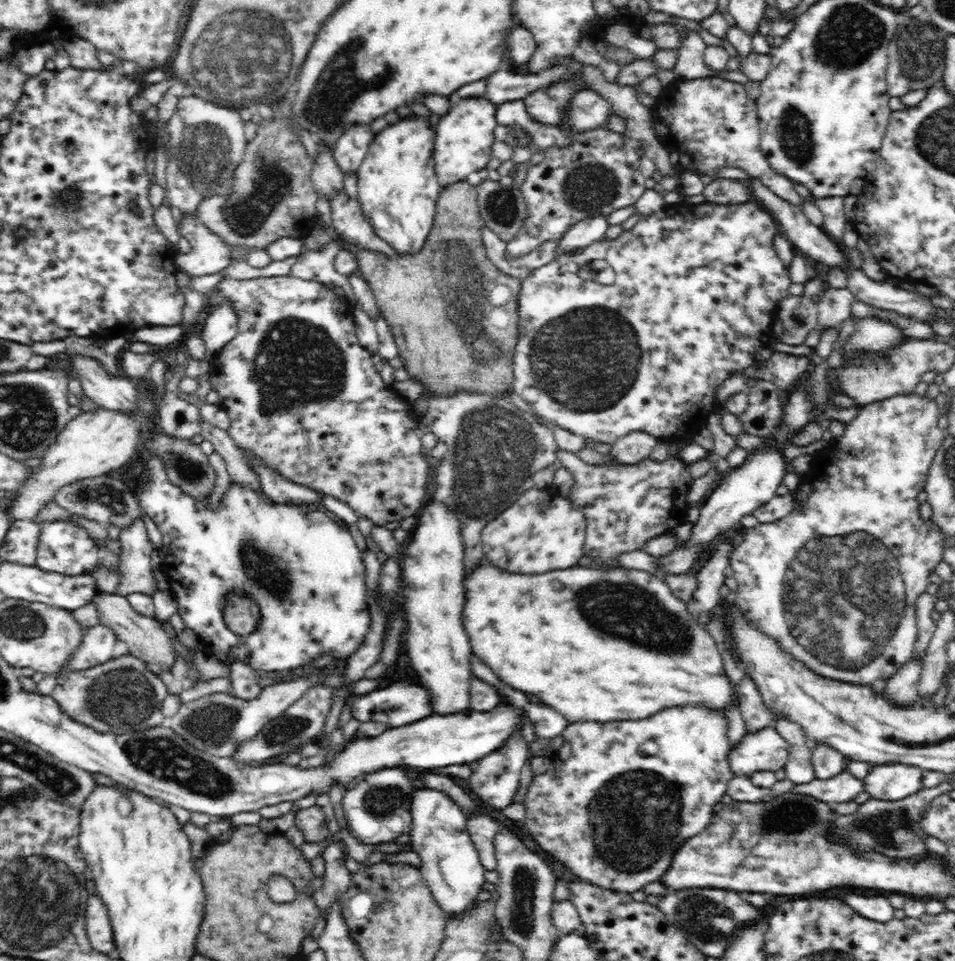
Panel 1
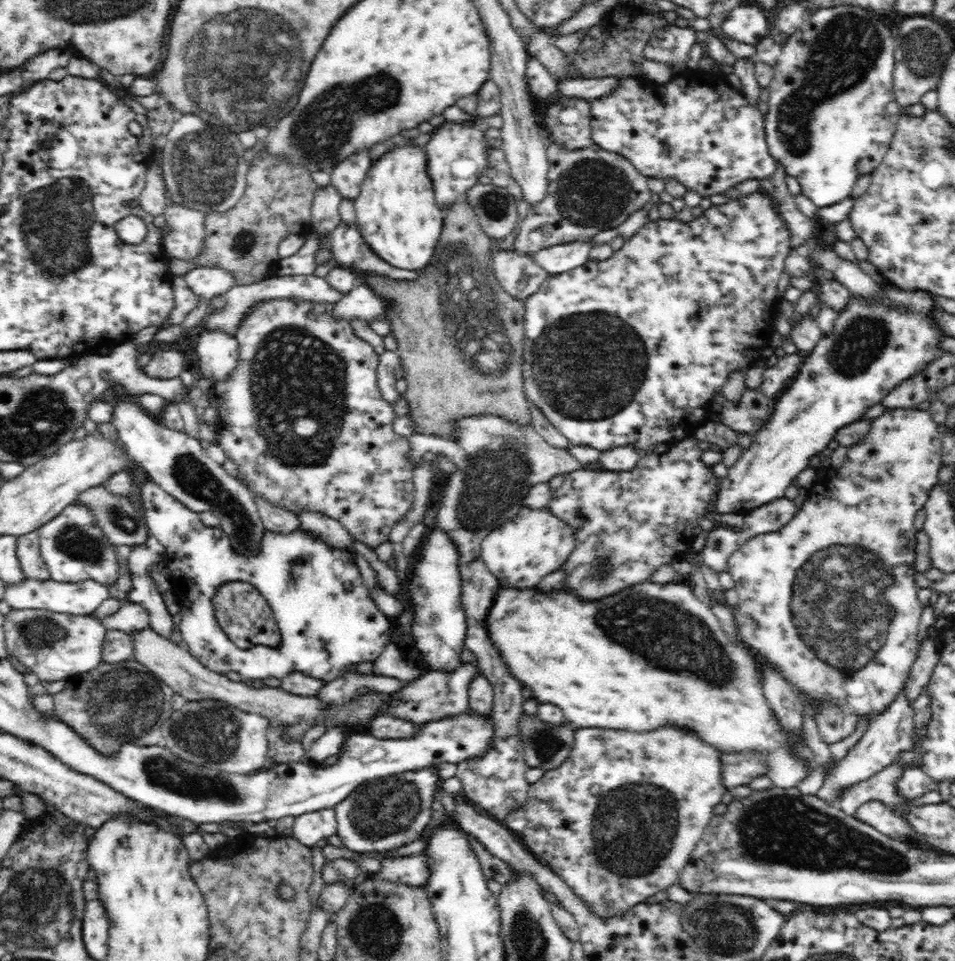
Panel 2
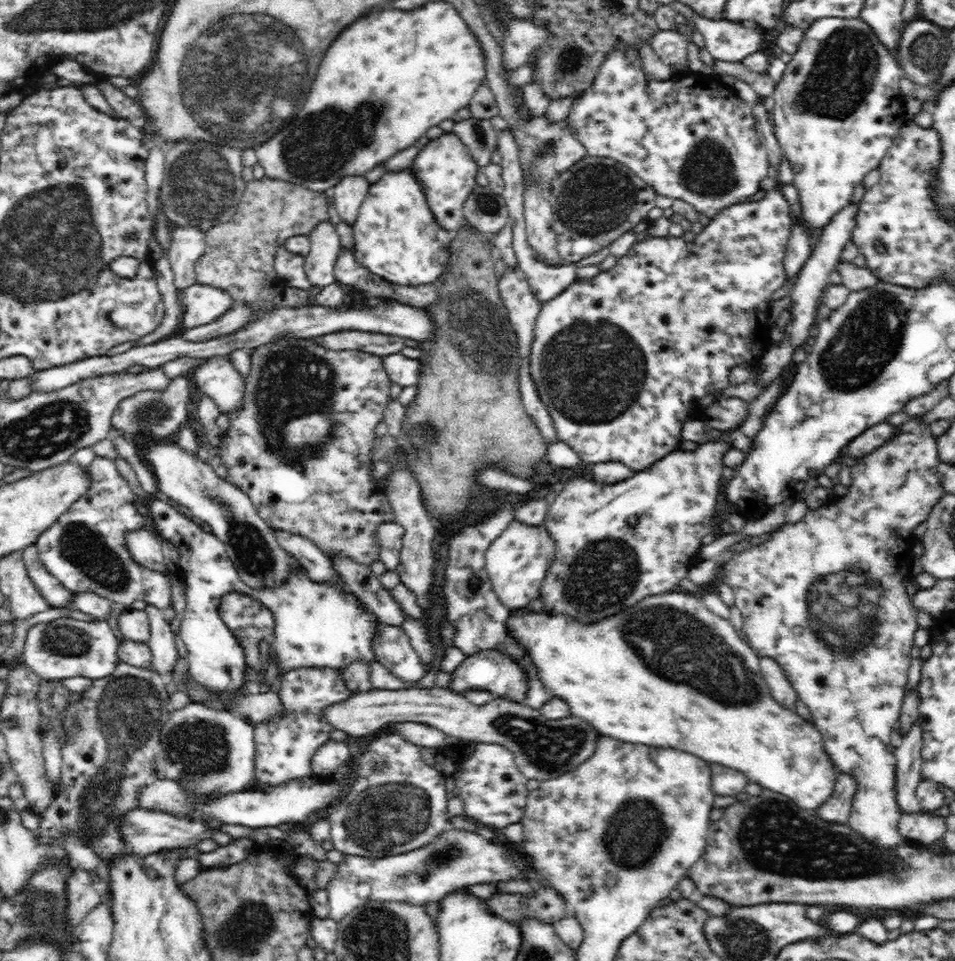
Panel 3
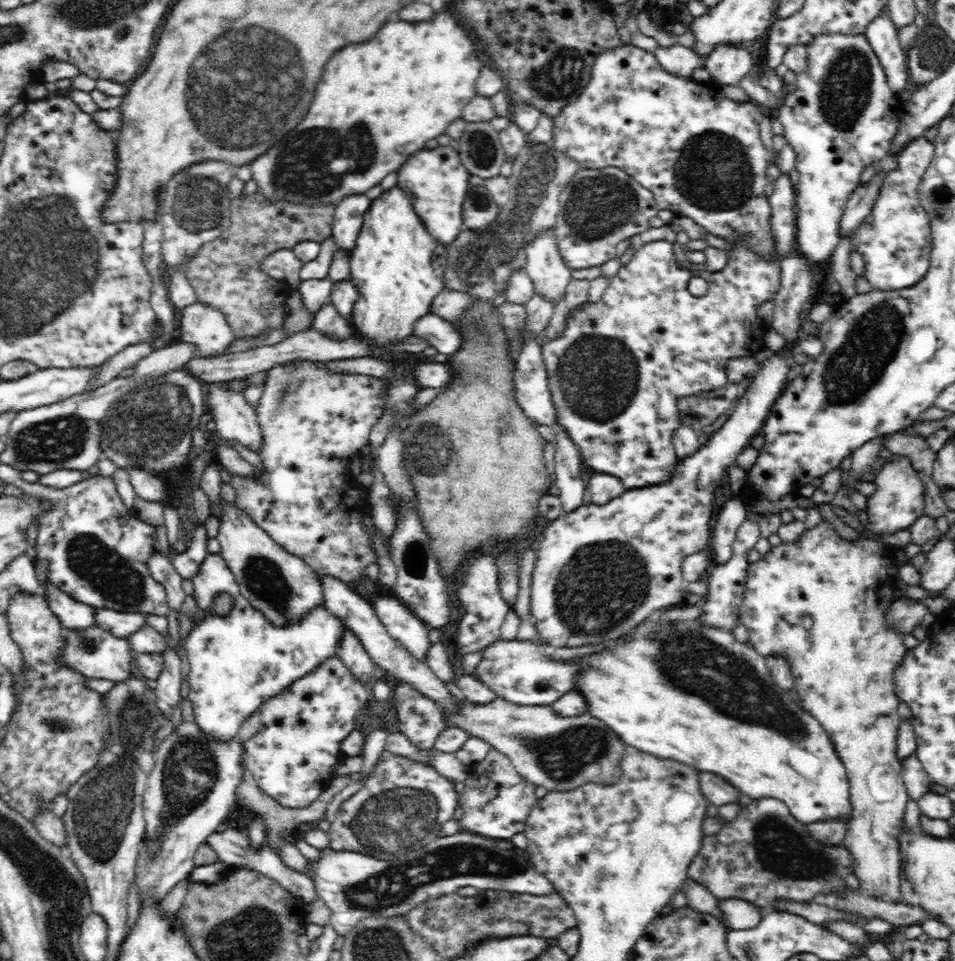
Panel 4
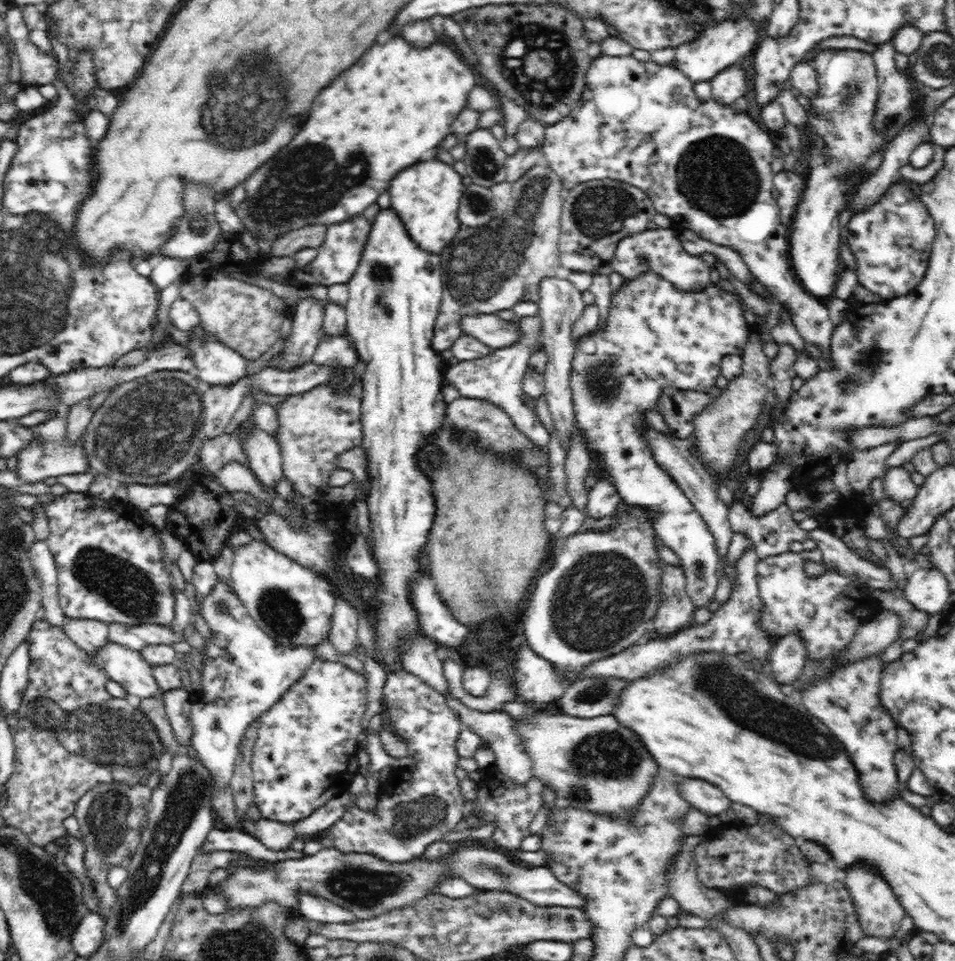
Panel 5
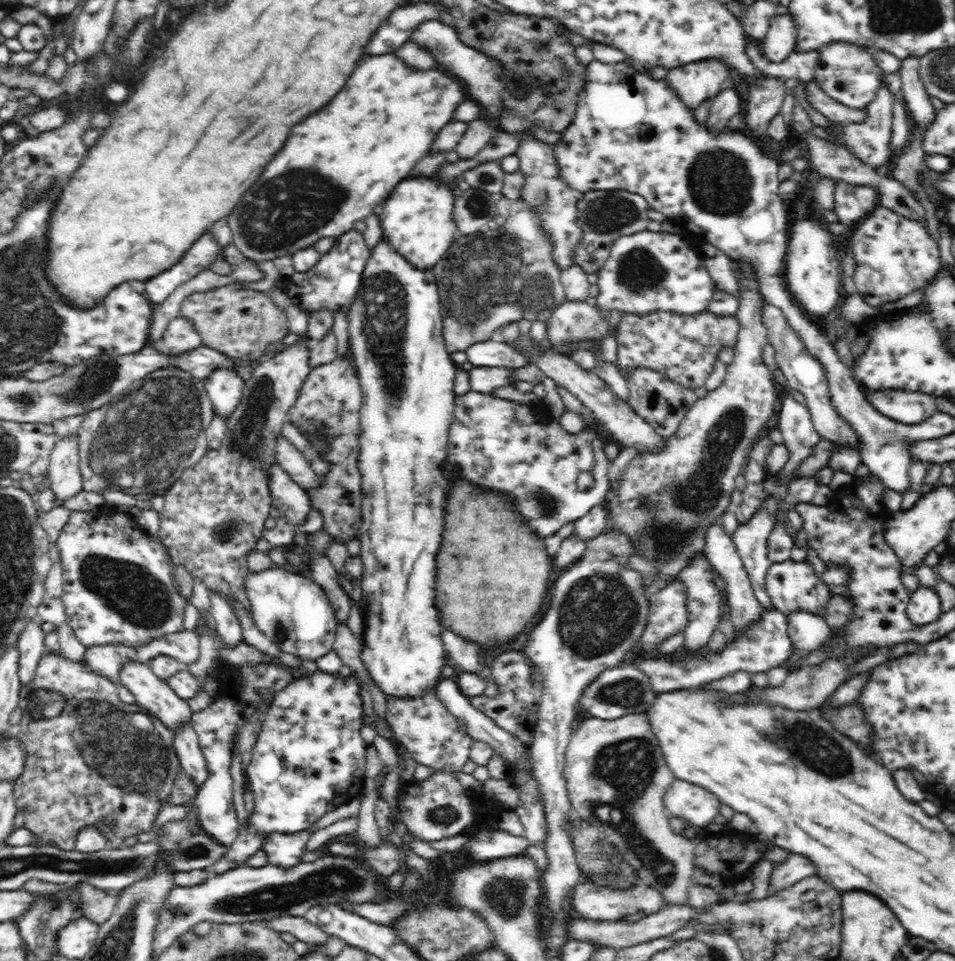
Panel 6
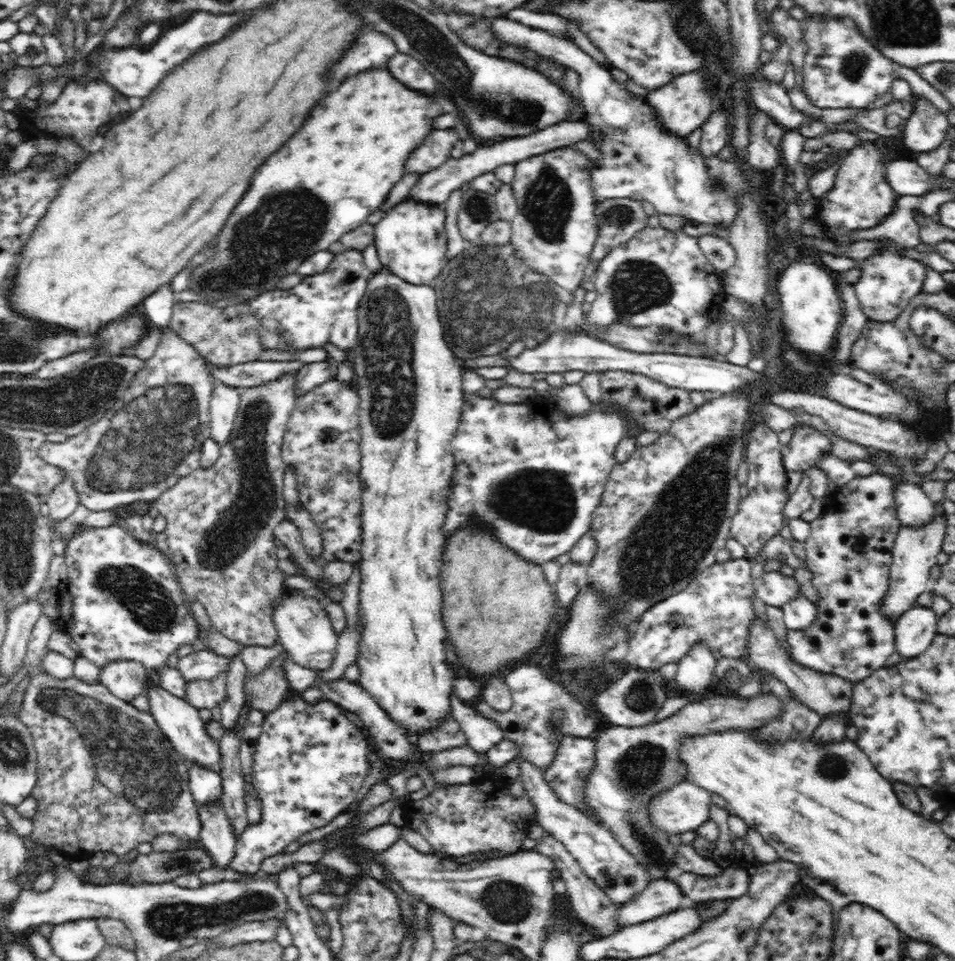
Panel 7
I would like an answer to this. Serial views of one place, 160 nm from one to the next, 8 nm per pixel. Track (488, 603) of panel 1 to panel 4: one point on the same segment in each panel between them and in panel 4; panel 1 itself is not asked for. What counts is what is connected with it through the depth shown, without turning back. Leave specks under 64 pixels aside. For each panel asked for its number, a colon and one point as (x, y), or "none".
2: (623, 663)
3: (668, 673)
4: (690, 692)

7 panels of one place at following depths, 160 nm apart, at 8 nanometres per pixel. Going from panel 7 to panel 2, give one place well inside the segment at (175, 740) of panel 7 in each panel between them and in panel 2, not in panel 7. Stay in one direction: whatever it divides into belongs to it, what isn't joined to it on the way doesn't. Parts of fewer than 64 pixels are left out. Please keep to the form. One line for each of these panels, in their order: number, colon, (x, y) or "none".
2: (54, 646)
3: (66, 648)
4: (95, 653)
5: (123, 665)
6: (156, 697)

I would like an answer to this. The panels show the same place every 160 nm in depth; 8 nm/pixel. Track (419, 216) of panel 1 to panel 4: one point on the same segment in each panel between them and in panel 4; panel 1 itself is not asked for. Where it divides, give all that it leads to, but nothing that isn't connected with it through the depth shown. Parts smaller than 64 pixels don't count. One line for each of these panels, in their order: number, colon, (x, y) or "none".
2: (396, 212)
3: (396, 237)
4: (398, 268)

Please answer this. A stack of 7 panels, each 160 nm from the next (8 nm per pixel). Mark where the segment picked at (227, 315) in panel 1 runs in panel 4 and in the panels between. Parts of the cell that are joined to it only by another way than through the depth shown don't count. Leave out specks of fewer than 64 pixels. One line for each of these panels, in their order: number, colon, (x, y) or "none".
2: (217, 352)
3: (217, 377)
4: (235, 419)

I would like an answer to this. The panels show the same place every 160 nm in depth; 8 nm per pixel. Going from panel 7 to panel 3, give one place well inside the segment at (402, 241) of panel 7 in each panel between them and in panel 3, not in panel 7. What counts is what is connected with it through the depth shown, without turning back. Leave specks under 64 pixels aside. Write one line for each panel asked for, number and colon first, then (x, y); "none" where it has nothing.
3: (445, 169)
4: (438, 183)
5: (426, 196)
6: (417, 220)

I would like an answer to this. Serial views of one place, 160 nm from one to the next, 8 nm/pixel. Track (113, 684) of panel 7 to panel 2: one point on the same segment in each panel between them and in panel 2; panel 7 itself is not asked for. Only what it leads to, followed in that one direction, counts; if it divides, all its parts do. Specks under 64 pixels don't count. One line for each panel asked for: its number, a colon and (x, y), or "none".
2: (27, 546)
3: (57, 596)
4: (74, 615)
5: (90, 635)
6: (107, 660)

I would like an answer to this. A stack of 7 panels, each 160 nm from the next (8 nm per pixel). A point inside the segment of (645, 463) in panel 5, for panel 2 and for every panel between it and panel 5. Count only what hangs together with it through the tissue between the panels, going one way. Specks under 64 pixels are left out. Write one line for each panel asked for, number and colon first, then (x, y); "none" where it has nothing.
2: (626, 351)
3: (619, 359)
4: (615, 374)

